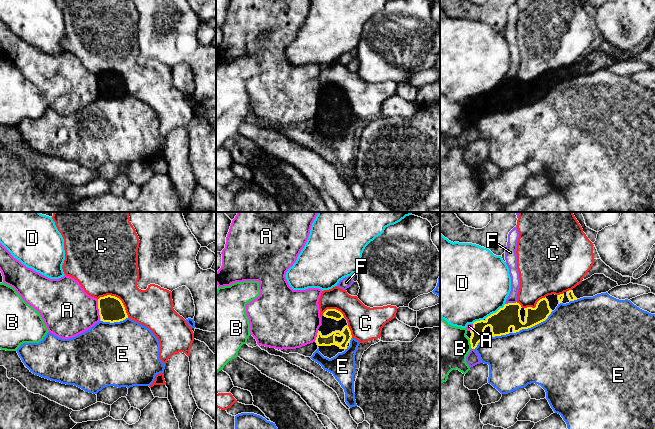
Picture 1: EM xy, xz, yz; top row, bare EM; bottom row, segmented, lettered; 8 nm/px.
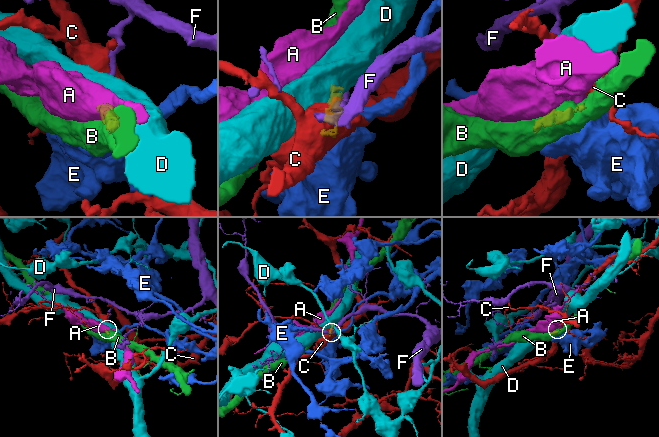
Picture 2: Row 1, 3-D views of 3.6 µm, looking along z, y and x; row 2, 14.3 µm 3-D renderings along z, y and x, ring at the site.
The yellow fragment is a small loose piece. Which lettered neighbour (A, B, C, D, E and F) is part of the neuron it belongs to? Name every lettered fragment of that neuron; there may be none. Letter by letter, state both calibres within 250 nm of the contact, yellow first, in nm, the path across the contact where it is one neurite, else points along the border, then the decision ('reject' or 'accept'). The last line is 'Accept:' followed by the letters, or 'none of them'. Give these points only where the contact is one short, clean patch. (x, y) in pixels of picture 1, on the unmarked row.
A: 200/420 nm | reject
B: 110/400 nm | along yz (469, 115), (472, 124) | reject
C: 200/440 nm | reject
D: 180/480 nm | along yz (505, 80), (486, 94) | reject
E: 180/480 nm | reject
F: 180/80 nm | reject
Accept: none of them

